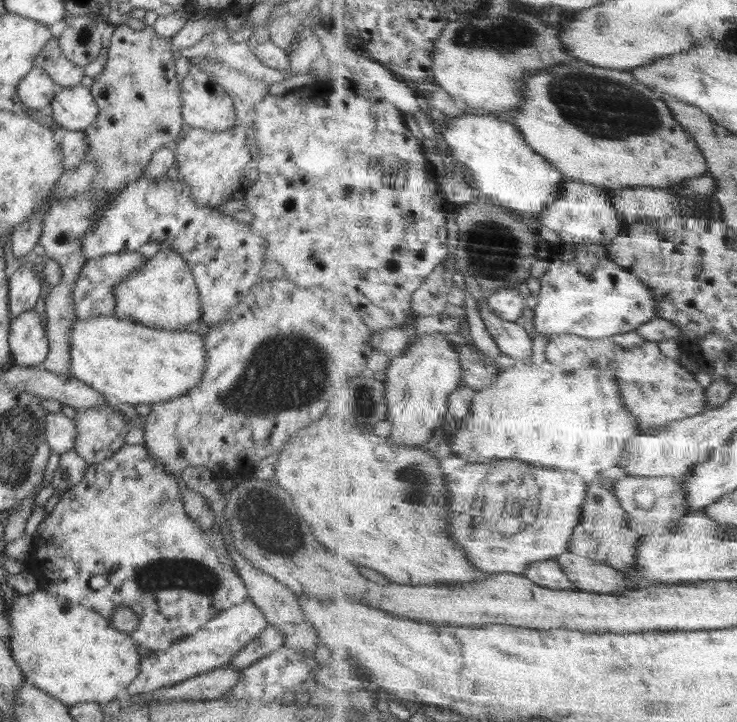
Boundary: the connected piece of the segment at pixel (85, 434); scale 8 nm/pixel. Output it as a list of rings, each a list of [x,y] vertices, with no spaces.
[[[114,408],[76,409],[73,422],[76,424],[78,435],[73,450],[90,465],[111,457],[125,443],[126,434],[130,431],[130,424],[123,417],[123,414],[116,412]]]

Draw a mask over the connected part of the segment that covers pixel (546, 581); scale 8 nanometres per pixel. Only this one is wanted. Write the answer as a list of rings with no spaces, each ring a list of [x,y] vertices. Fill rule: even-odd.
[[[557,558],[533,563],[524,573],[530,580],[556,590],[575,590],[573,580],[564,572]]]

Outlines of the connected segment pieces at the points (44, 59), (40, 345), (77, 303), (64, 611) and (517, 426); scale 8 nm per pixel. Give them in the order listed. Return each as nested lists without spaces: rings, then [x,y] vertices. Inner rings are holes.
[[[52,37],[42,48],[35,58],[35,64],[43,68],[43,71],[62,87],[80,85],[85,76],[85,67],[76,66],[67,56],[64,56],[56,37]]]
[[[34,309],[14,317],[8,343],[16,366],[42,367],[49,352],[45,320]]]
[[[138,251],[107,254],[87,260],[79,272],[79,278],[76,279],[73,288],[72,298],[76,318],[88,320],[93,316],[114,315],[116,308],[115,286],[125,276],[128,276],[129,272],[134,272],[137,268],[140,268],[145,260],[147,260],[147,257],[143,257]]]
[[[43,588],[29,594],[15,595],[7,606],[10,622],[9,650],[20,667],[26,682],[71,706],[78,703],[112,704],[116,696],[126,690],[136,678],[142,656],[134,639],[112,628],[110,620],[87,605],[74,605],[64,597]]]
[[[606,355],[600,357],[592,368],[580,368],[574,373],[560,370],[548,360],[540,366],[531,363],[514,366],[505,371],[496,384],[490,384],[486,390],[476,393],[472,416],[458,430],[453,430],[450,438],[453,452],[474,464],[497,459],[519,459],[544,468],[574,471],[588,484],[598,482],[598,474],[619,466],[627,444],[645,432],[636,414],[626,408],[624,392],[620,389],[612,364],[616,364],[616,358]]]

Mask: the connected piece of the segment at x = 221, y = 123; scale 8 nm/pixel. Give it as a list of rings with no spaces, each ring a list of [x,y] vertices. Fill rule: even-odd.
[[[198,65],[190,66],[188,74],[179,84],[182,99],[181,113],[184,124],[192,128],[202,128],[210,132],[220,132],[239,123],[235,113],[233,100],[230,95],[218,84],[217,78],[199,68]]]

